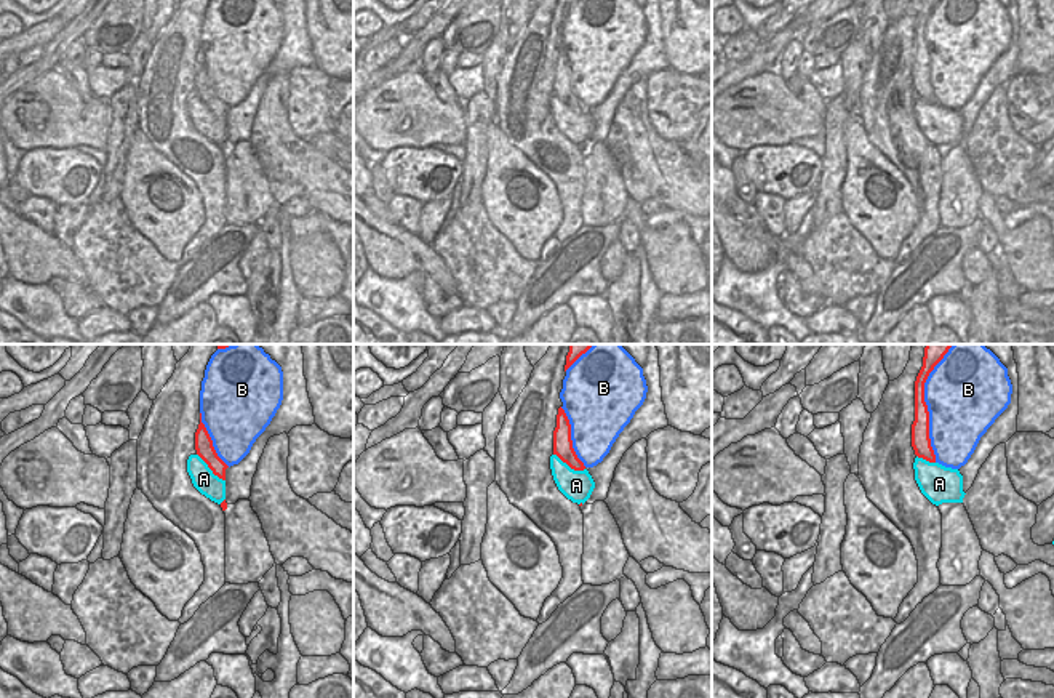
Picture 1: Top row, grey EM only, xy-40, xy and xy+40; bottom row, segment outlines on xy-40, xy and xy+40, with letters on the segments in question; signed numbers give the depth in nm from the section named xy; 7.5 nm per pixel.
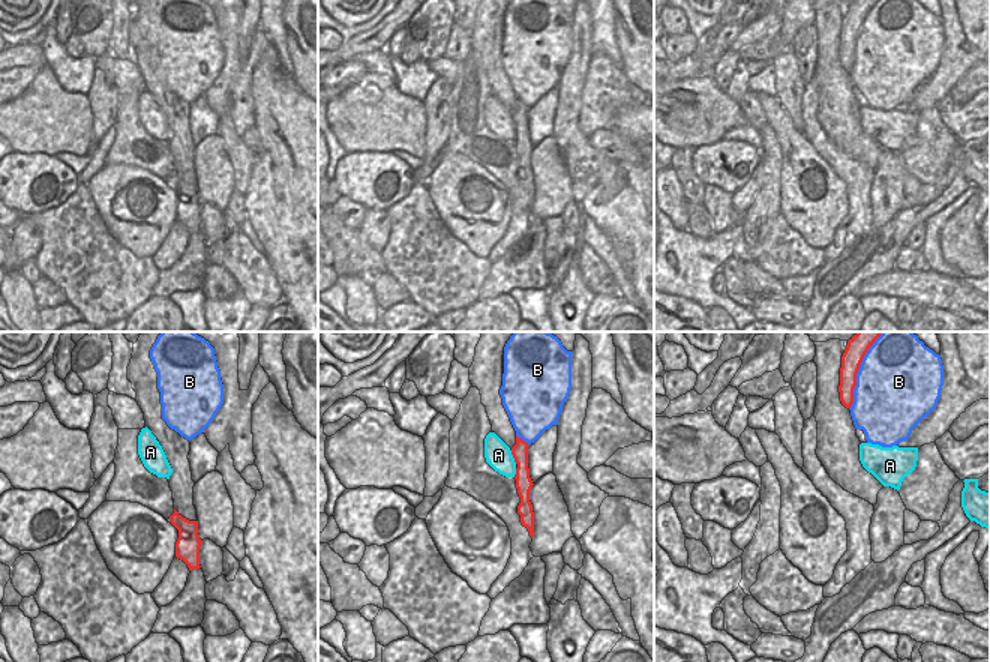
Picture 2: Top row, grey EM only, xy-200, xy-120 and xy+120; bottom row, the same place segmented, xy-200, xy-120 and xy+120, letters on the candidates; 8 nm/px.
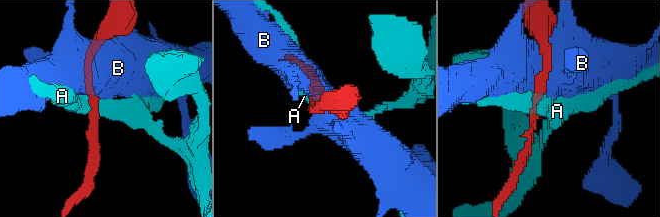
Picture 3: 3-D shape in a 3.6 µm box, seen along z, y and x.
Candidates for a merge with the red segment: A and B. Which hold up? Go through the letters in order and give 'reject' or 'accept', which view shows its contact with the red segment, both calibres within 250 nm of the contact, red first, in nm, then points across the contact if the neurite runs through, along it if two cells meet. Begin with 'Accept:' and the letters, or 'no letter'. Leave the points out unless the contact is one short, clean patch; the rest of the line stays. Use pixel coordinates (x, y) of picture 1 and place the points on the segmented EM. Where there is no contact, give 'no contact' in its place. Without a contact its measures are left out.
Accept: no letter
A: reject; meets red in xy-40; 140 nm thick on the red side, 170 nm on the other; border along xy-40 (197, 453), (224, 481)
B: reject; meets red in xy+40; 140 nm thick on the red side, 480 nm on the other

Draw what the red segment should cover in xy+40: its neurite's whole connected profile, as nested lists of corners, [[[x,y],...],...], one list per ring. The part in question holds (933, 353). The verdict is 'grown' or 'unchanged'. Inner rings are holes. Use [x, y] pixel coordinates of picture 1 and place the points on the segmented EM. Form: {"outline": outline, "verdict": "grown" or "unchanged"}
{"outline": [[[926,344],[923,367],[915,381],[915,421],[912,424],[912,447],[918,458],[929,463],[936,463],[936,455],[929,439],[929,411],[924,402],[924,383],[952,346],[953,344]]], "verdict": "unchanged"}

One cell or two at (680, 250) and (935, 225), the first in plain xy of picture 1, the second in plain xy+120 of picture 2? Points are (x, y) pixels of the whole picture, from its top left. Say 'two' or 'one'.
two

